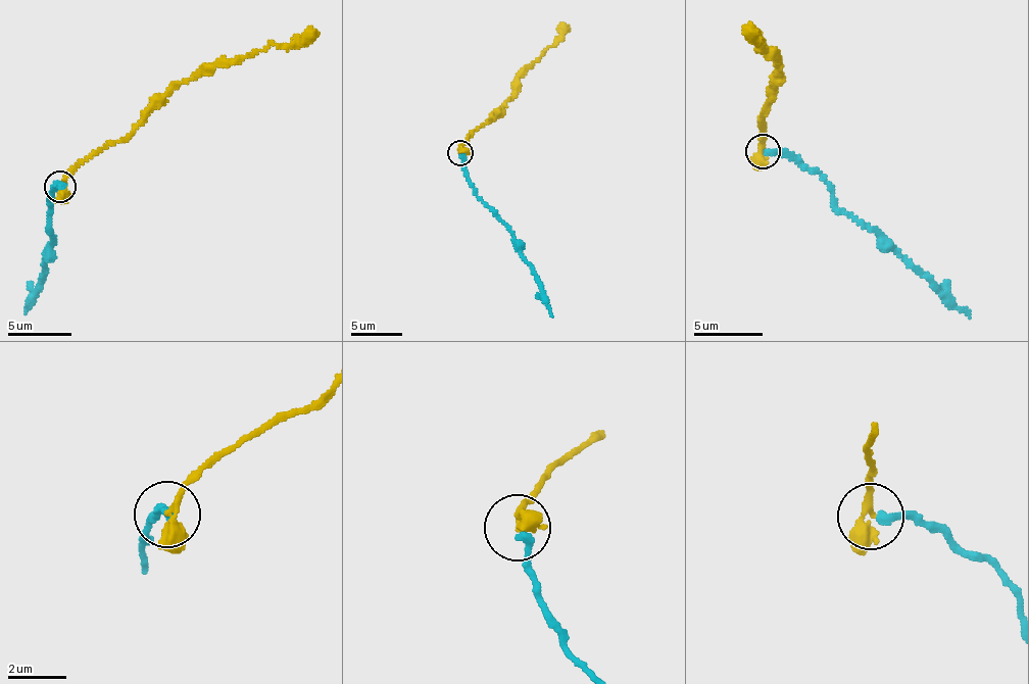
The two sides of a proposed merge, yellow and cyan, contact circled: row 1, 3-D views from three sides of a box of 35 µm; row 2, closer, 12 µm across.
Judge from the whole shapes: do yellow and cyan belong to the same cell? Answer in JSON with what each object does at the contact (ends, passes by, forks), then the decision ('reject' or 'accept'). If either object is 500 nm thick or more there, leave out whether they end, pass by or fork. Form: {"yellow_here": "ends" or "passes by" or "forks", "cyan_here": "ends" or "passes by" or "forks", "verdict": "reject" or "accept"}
{"yellow_here": "passes by", "cyan_here": "ends", "verdict": "accept"}

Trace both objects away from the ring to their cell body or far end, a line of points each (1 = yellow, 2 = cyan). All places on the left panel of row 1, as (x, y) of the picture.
1: (61, 186), (88, 156), (118, 141), (165, 94), (215, 65), (272, 44), (297, 44), (319, 33)
2: (59, 185), (53, 186), (49, 196), (48, 225), (54, 240), (26, 313)

